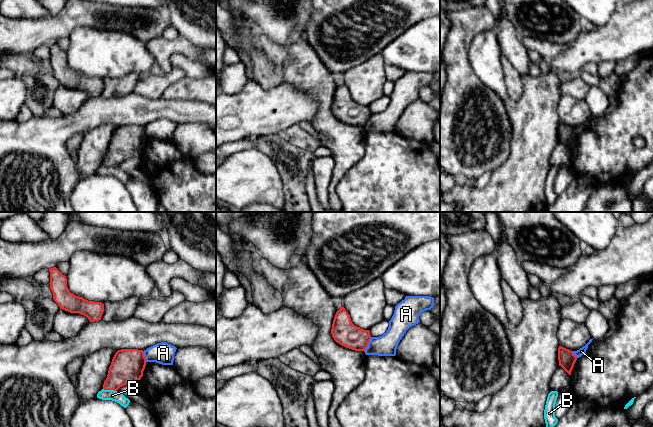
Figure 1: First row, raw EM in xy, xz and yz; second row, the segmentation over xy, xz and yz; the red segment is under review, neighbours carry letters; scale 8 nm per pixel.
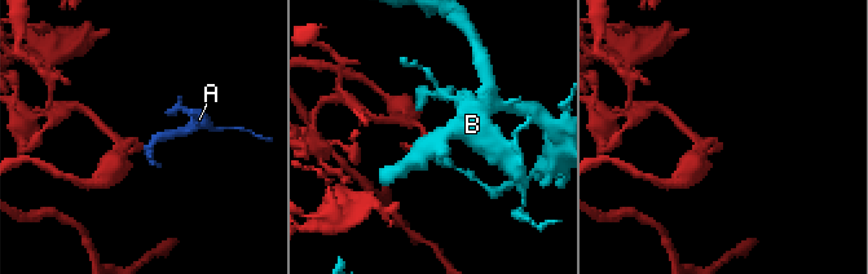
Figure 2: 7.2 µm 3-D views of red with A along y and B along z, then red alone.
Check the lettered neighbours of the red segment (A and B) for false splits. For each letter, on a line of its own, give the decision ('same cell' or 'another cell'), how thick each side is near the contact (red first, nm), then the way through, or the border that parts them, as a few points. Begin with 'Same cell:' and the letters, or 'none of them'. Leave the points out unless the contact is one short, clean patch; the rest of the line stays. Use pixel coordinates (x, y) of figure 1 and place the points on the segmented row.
Same cell: none of them
A: another cell; 200 nm thick on the red side, 170 nm on the other; border along xz (371, 337), (368, 345), (363, 350)
B: another cell; 260 nm thick on the red side, 80 nm on the other

